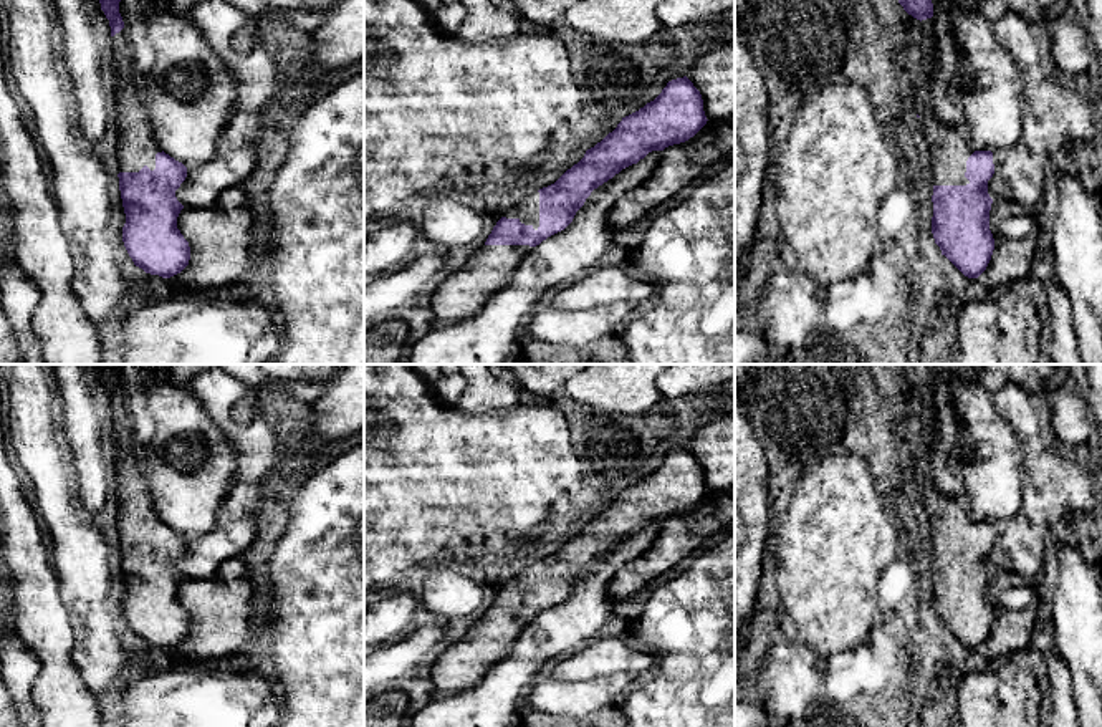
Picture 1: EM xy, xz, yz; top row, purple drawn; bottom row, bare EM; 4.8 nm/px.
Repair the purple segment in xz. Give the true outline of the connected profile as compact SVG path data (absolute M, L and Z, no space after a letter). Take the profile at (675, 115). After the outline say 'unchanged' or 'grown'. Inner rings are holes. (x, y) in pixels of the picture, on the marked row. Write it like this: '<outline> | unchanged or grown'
M683 76L587 149L554 184L511 207L485 245L425 298L435 325L473 318L493 295L506 288L521 260L548 237L564 230L594 189L652 151L693 137L705 124L703 99Z | grown

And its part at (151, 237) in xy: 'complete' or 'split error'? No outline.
split error

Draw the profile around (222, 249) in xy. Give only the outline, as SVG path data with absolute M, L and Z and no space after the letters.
M243 185L220 194L207 209L184 207L177 229L189 242L189 265L167 278L180 293L220 288L243 280L248 267L266 258L265 248L253 240L256 219Z

